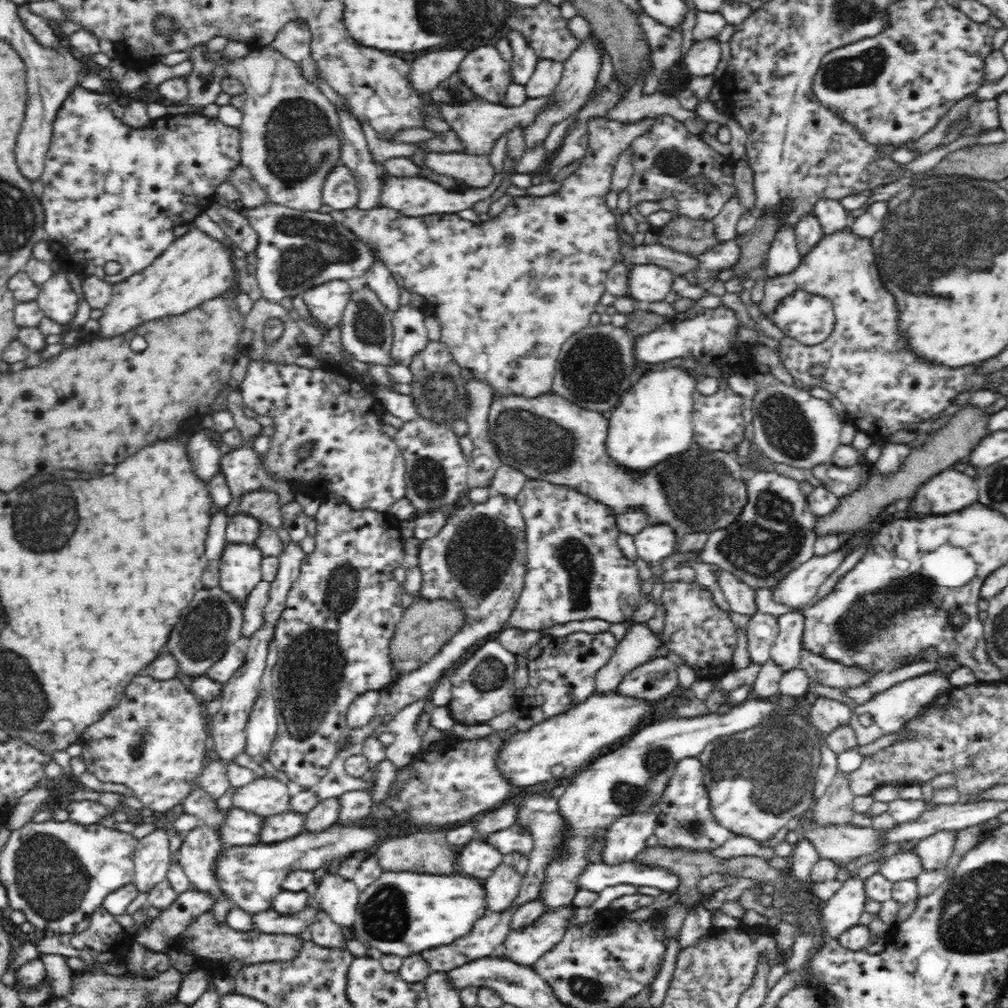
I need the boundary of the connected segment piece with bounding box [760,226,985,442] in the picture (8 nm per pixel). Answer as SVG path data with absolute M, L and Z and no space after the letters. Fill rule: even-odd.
M850 226L824 232L810 248L801 254L796 268L768 276L765 280L765 295L760 304L760 310L765 312L766 309L772 309L780 298L784 298L788 292L794 292L796 288L811 289L812 292L820 292L831 298L836 320L828 340L813 347L804 347L800 346L796 339L784 338L780 340L784 350L779 356L780 360L793 378L802 382L805 389L818 386L839 398L850 416L856 418L858 430L867 433L873 440L883 439L884 442L889 442L892 438L906 434L904 426L907 423L926 421L935 413L948 407L959 391L972 386L975 390L980 389L985 376L974 373L972 366L936 368L928 363L920 364L916 356L908 356L908 352L904 352L904 344L900 344L900 338L896 332L894 300L882 288L876 266L874 247L867 236L860 236ZM818 364L825 367L825 372L821 377L813 377L808 370L811 365Z

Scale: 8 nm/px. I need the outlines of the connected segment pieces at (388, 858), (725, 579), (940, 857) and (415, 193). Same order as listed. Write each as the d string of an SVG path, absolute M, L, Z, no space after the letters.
M414 832L408 836L388 837L376 846L372 856L386 872L398 872L400 868L412 868L412 872L454 872L456 869L456 856L444 832Z
M716 566L716 584L720 587L731 610L742 615L754 615L757 610L755 604L755 590L748 584L740 581L736 574Z
M940 831L916 842L913 852L916 853L922 870L944 870L952 854L954 840L954 834L951 834L950 831Z
M387 172L377 174L376 182L380 192L377 193L378 204L394 208L405 216L425 216L429 213L458 213L465 209L473 209L479 200L491 196L500 186L501 177L494 176L491 183L485 187L471 187L463 192L449 191L442 188L436 181L428 179L420 173L409 173L408 176L394 176Z

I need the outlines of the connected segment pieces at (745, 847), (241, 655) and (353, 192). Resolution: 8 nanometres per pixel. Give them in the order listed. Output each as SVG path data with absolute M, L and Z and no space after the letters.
M737 835L732 840L727 839L720 846L704 848L704 850L721 861L729 860L737 856L760 856L760 858L769 861L776 856L776 850L774 848L762 847L755 839L743 835Z
M239 639L237 642L229 644L224 650L224 654L210 664L206 674L217 682L226 682L244 664L248 639Z
M343 164L333 168L323 186L323 202L335 210L357 206L359 188L352 171Z

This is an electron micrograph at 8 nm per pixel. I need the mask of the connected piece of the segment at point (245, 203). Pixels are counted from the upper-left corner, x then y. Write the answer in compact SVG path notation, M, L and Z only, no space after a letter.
M240 165L232 171L229 181L238 191L239 201L237 206L248 209L262 208L264 205L273 205L270 195L253 178L253 174L244 165Z

